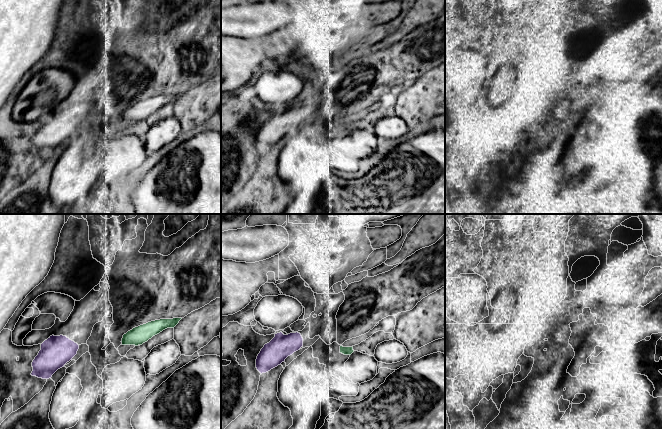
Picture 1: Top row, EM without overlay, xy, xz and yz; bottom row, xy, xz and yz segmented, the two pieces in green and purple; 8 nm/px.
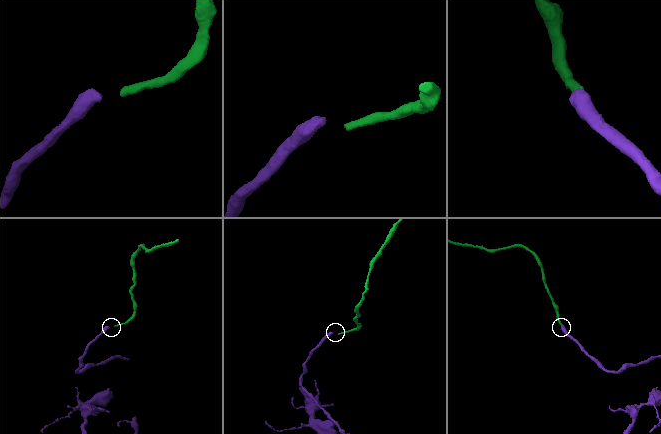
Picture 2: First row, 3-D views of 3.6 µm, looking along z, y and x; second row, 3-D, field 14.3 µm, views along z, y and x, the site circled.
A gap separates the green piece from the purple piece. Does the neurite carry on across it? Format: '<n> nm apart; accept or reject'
300 nm apart; accept

